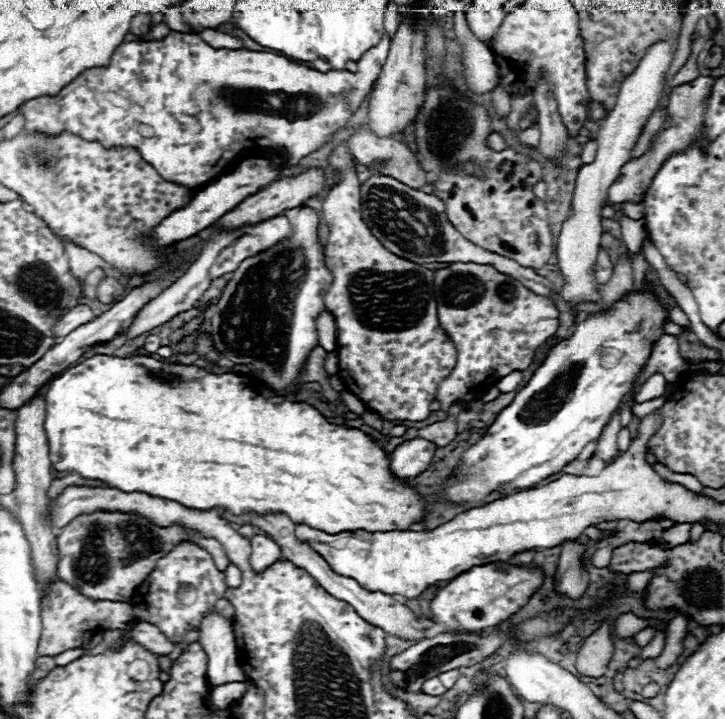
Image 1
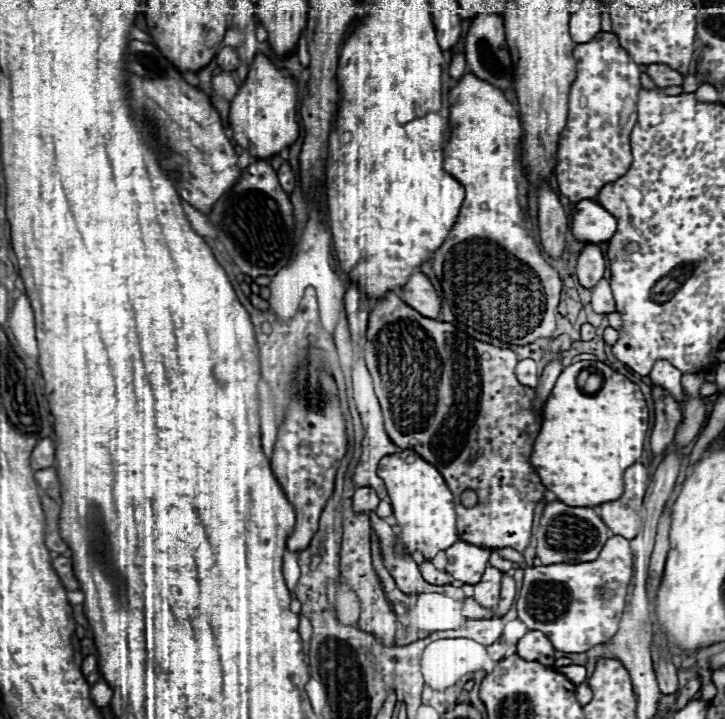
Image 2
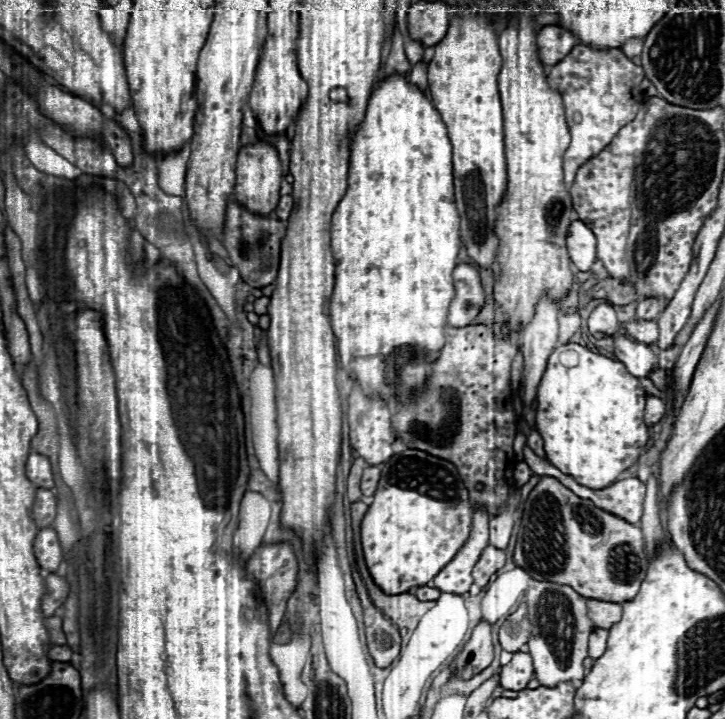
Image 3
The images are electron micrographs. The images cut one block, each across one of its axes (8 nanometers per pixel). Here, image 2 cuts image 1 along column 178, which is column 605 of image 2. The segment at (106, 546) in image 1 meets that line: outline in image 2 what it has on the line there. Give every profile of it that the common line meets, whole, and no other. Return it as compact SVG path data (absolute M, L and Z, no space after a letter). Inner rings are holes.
M556 500L546 504L544 514L540 518L540 526L536 530L536 538L538 538L536 556L544 564L556 564L556 562L578 564L578 562L590 562L598 558L602 546L610 538L610 530L594 514L592 508L574 508Z

